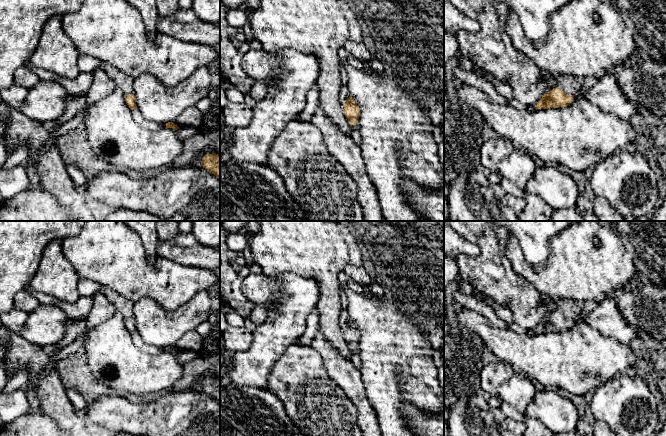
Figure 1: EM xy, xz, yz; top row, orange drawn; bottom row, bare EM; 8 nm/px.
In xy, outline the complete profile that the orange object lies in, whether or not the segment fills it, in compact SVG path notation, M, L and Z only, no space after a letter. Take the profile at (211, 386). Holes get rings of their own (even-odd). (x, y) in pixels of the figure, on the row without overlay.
M216 377L206 378L201 385L203 392L220 403L220 381Z

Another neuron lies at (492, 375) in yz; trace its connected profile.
M502 361L485 365L480 373L480 386L490 396L497 396L500 385L508 380L514 371L514 368Z

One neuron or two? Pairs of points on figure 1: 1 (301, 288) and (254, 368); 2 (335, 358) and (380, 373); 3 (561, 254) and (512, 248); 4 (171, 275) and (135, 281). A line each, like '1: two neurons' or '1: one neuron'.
1: one neuron
2: two neurons
3: one neuron
4: one neuron

